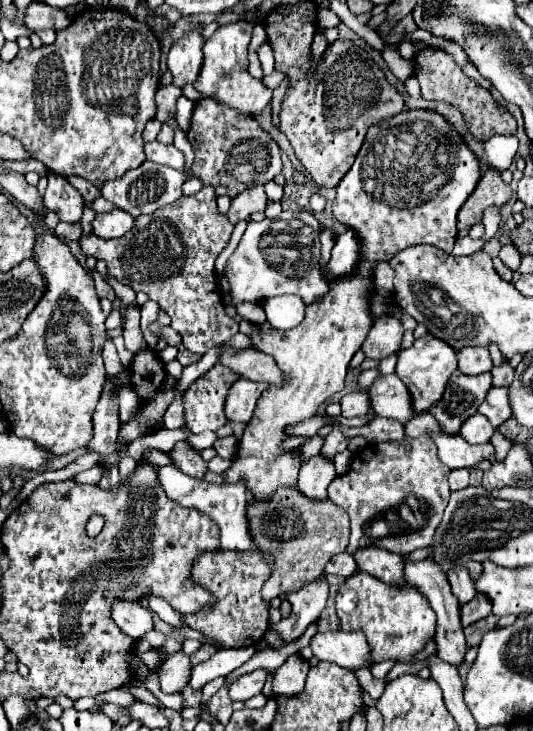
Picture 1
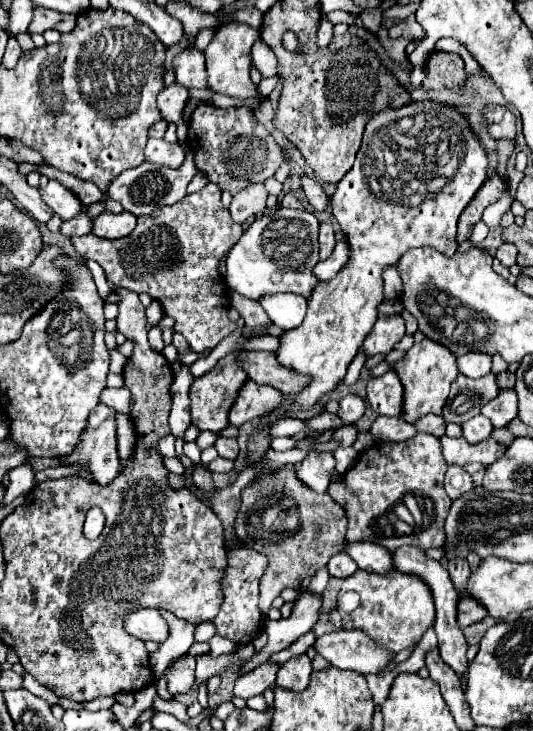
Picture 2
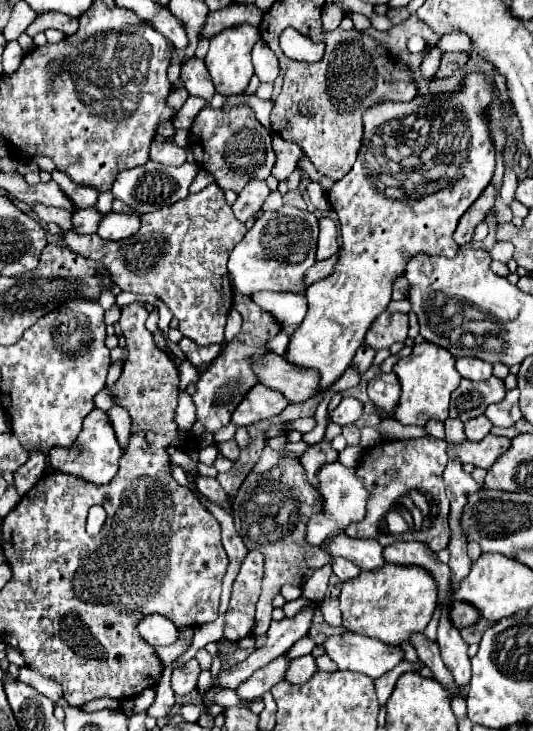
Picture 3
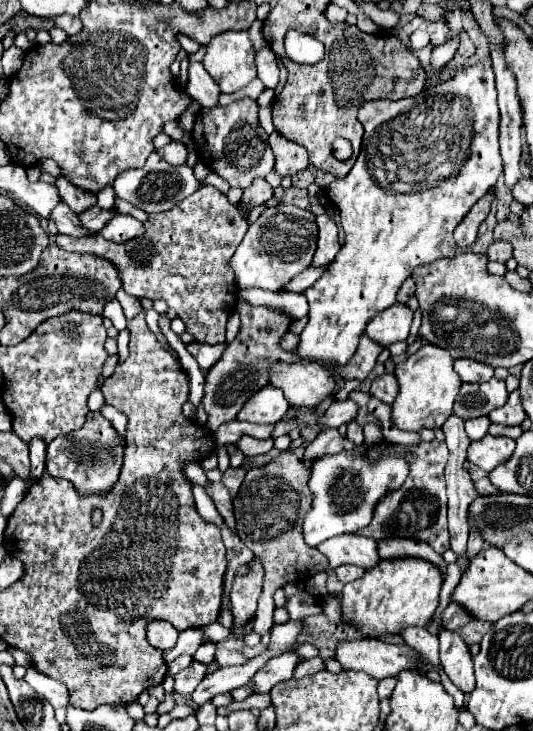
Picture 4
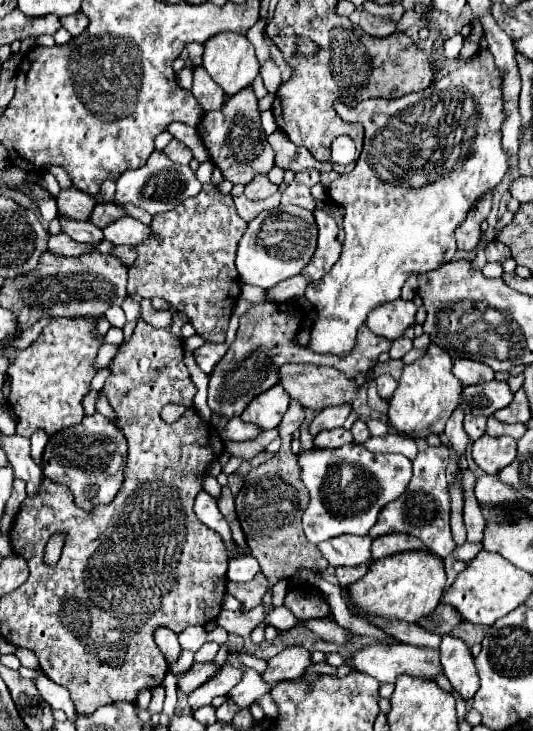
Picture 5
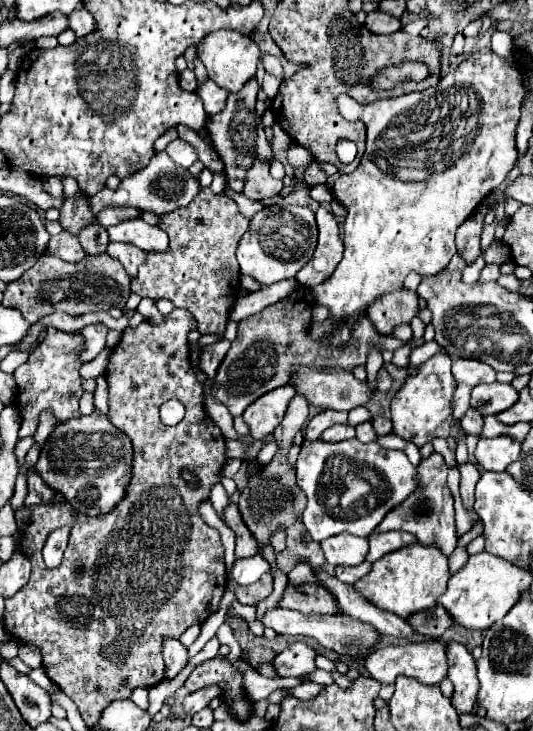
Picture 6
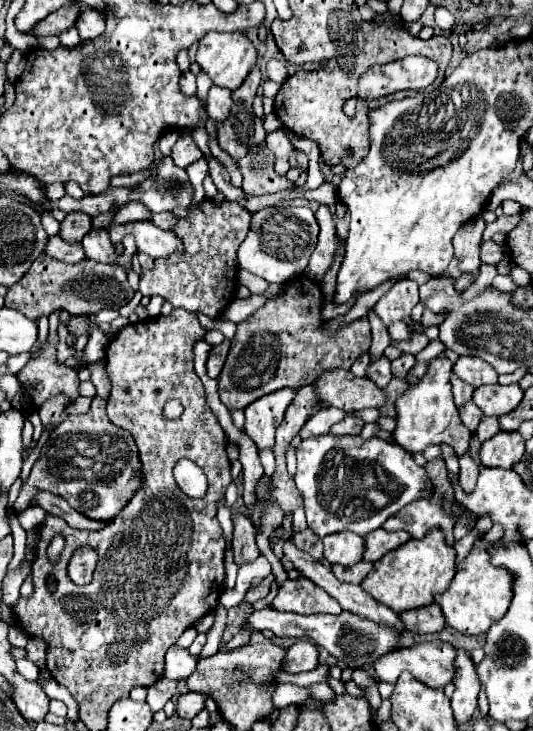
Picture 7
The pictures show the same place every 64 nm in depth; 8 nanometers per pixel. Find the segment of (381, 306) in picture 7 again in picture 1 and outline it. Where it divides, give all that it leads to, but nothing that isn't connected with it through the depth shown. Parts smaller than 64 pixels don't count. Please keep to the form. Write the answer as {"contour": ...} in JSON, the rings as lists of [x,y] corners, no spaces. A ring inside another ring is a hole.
{"contour":[[[382,314],[376,318],[372,330],[368,332],[362,344],[362,352],[366,354],[366,358],[374,360],[382,360],[390,354],[396,354],[400,352],[402,346],[402,334],[404,334],[402,324],[394,316]]]}

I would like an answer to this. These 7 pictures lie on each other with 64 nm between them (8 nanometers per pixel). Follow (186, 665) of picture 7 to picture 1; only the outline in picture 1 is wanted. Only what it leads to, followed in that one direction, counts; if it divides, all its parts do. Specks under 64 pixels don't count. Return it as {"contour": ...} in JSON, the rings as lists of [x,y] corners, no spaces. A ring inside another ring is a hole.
{"contour":[[[114,600],[112,602],[112,620],[130,638],[140,638],[144,632],[152,630],[150,610],[132,600]]]}

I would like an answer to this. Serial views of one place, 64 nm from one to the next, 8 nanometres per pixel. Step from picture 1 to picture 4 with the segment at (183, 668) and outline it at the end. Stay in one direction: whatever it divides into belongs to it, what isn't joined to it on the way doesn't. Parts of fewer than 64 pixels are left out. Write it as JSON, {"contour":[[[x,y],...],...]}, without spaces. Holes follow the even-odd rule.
{"contour":[[[192,660],[188,668],[184,668],[174,676],[174,692],[182,696],[190,696],[194,688],[200,684],[200,680],[204,678],[204,674],[206,674],[206,666],[200,664],[198,660]]]}

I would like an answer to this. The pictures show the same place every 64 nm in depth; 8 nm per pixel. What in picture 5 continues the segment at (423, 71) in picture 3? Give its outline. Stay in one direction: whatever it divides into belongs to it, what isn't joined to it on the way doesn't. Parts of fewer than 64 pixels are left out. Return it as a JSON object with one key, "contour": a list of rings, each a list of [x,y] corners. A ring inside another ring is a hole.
{"contour":[[[454,35],[445,41],[442,52],[447,58],[456,58],[460,54],[463,43],[464,37],[462,35]]]}

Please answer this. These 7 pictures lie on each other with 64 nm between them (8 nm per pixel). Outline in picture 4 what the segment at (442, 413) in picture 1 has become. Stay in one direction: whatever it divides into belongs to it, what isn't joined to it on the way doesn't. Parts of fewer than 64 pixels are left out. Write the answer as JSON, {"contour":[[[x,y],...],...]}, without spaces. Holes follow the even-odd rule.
{"contour":[[[492,378],[482,384],[462,384],[456,396],[454,414],[460,416],[462,420],[486,416],[490,410],[504,404],[506,398],[508,398],[508,392],[506,392],[504,380]]]}

